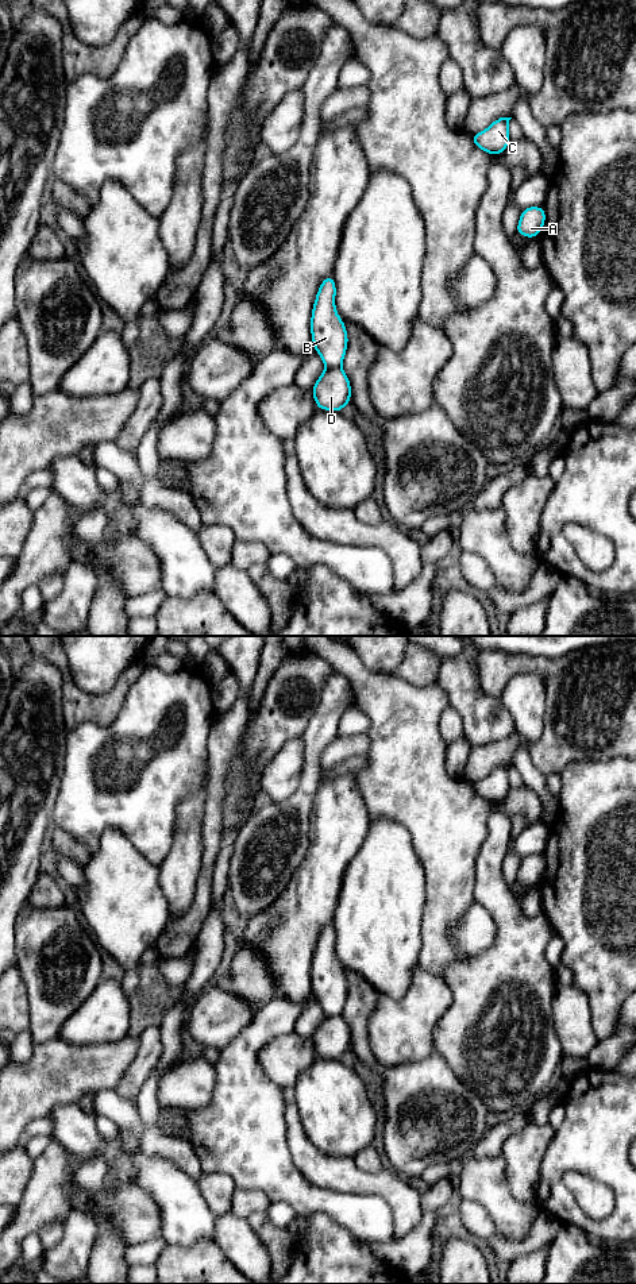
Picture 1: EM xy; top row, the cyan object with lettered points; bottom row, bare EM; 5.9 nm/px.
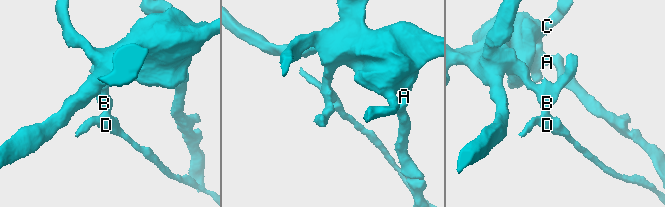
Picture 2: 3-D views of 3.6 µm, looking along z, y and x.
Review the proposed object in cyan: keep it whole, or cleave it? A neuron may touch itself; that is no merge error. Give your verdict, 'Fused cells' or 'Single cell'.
Fused cells

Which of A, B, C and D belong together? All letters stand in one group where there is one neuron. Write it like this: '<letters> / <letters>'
A B C / D

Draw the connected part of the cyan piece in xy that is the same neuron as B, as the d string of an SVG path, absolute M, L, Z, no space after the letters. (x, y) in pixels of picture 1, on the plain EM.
M332 922L321 930L311 964L312 992L327 1015L340 1015L348 984L335 956L336 933Z

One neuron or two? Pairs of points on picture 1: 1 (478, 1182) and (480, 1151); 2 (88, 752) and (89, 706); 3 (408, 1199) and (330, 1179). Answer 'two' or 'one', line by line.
1: two
2: two
3: one

